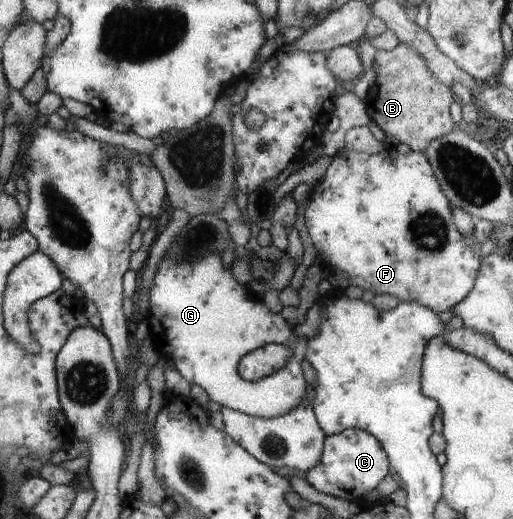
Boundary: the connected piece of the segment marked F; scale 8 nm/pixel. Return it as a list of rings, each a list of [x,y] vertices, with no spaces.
[[[344,147],[333,158],[330,165],[328,165],[326,174],[319,181],[316,181],[313,186],[309,187],[309,202],[306,205],[304,215],[305,231],[308,231],[308,235],[312,239],[312,245],[318,251],[318,257],[322,255],[320,258],[326,269],[332,271],[338,268],[346,273],[349,285],[358,286],[363,291],[370,290],[374,295],[391,295],[396,297],[399,302],[412,303],[412,301],[416,301],[416,303],[432,309],[437,314],[442,313],[442,311],[448,311],[454,305],[460,303],[474,287],[481,263],[480,245],[470,246],[468,239],[460,235],[460,232],[456,229],[451,205],[446,200],[446,197],[444,197],[444,193],[442,193],[434,173],[432,173],[432,167],[430,167],[425,153],[411,151],[410,153],[403,154],[398,152],[394,147],[388,147],[384,151],[380,151],[380,153],[368,154],[355,152]]]

